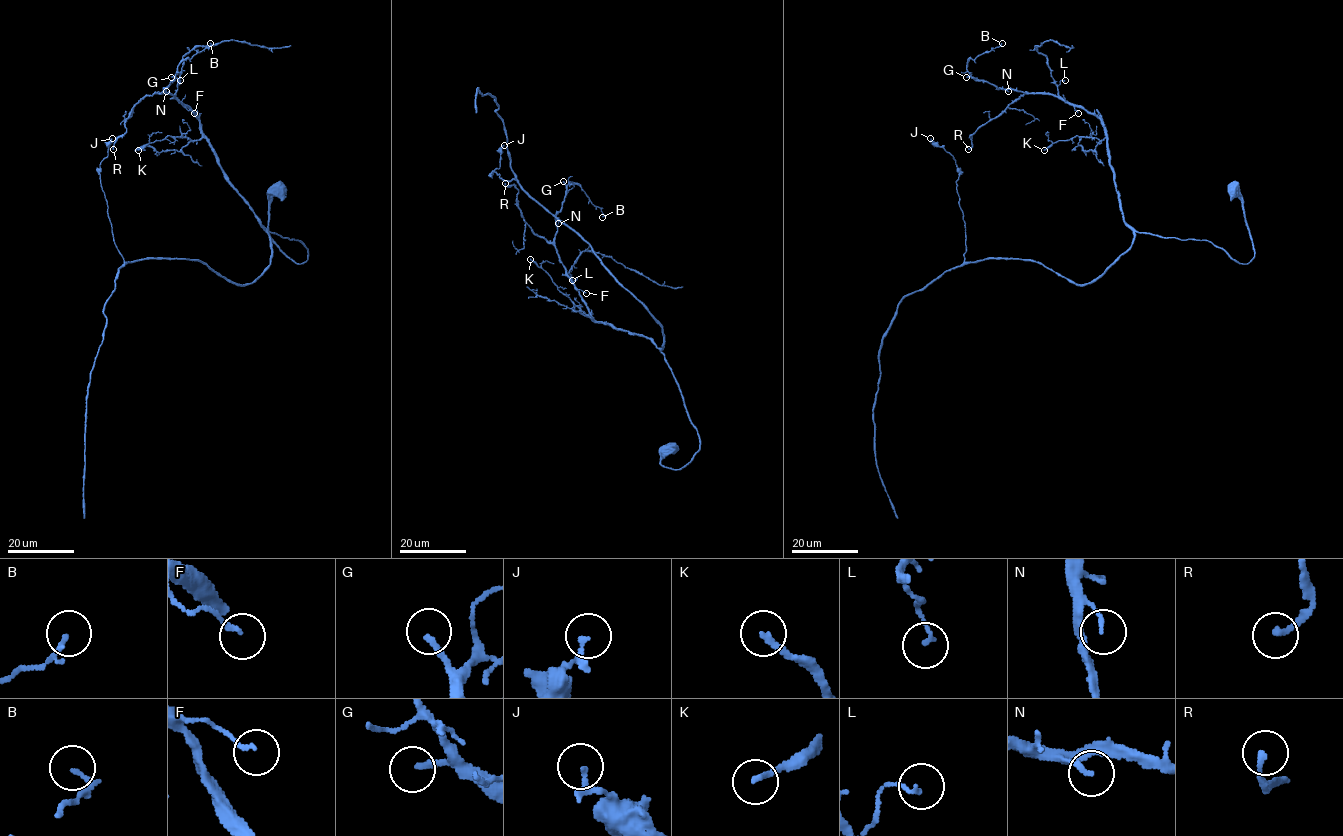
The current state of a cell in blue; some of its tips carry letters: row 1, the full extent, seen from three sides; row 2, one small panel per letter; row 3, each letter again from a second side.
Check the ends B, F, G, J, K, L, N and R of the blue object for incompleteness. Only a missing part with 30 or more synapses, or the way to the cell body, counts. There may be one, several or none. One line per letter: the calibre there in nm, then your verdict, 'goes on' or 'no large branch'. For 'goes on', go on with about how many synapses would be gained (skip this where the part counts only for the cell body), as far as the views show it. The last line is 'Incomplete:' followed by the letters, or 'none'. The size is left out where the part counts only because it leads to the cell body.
B: 120 nm | no large branch
F: 130 nm | no large branch
G: 190 nm | no large branch
J: 180 nm | no large branch
K: 180 nm | no large branch
L: 120 nm | no large branch
N: 130 nm | no large branch
R: 190 nm | no large branch
Incomplete: none

